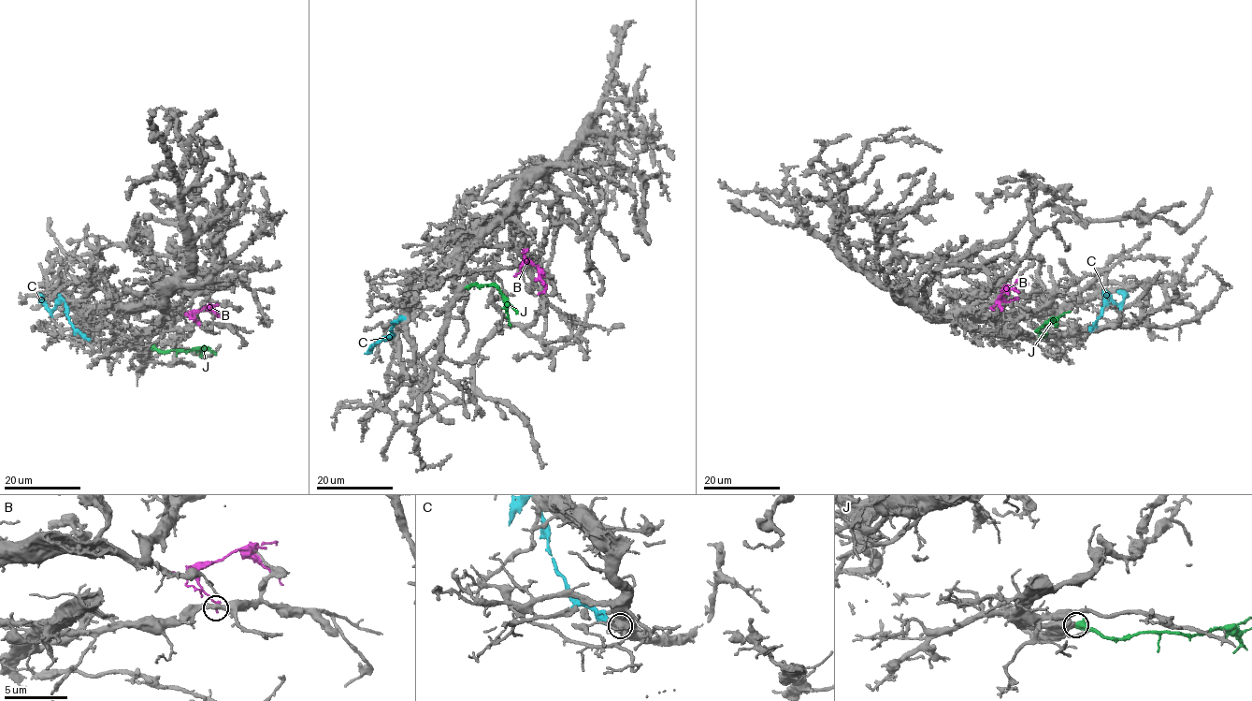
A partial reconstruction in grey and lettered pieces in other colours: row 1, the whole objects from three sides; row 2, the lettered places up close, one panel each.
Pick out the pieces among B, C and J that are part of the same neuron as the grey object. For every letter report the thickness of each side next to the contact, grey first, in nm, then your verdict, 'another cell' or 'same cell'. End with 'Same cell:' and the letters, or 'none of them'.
B: 400/180 nm | another cell
C: 600/380 nm | another cell
J: 440/550 nm | same cell
Same cell: J

